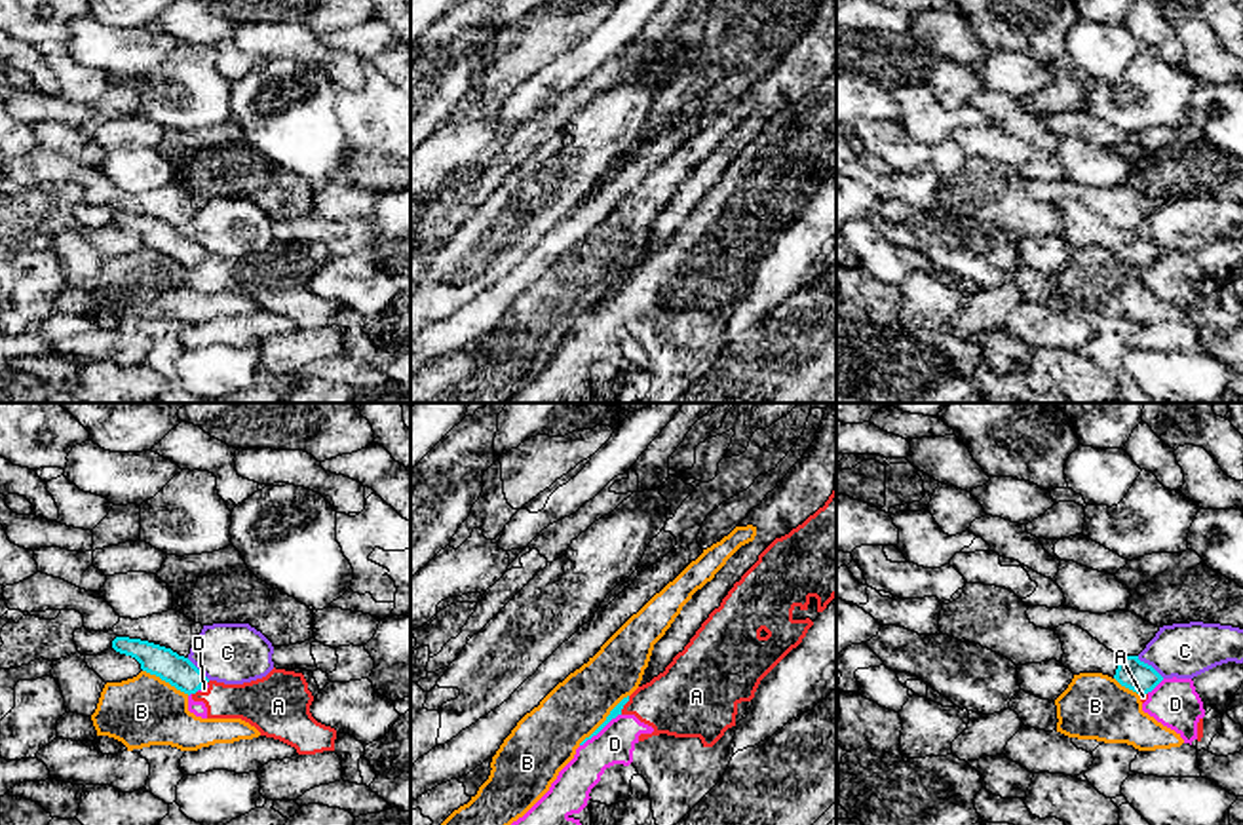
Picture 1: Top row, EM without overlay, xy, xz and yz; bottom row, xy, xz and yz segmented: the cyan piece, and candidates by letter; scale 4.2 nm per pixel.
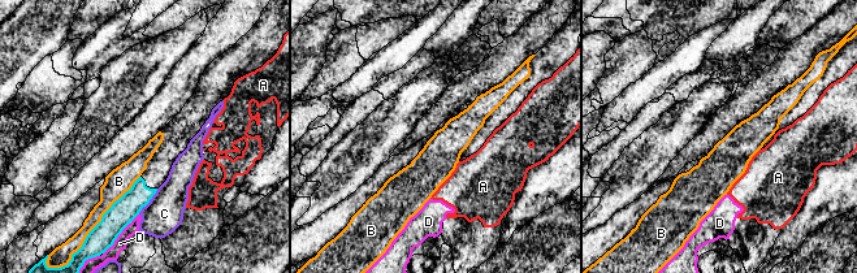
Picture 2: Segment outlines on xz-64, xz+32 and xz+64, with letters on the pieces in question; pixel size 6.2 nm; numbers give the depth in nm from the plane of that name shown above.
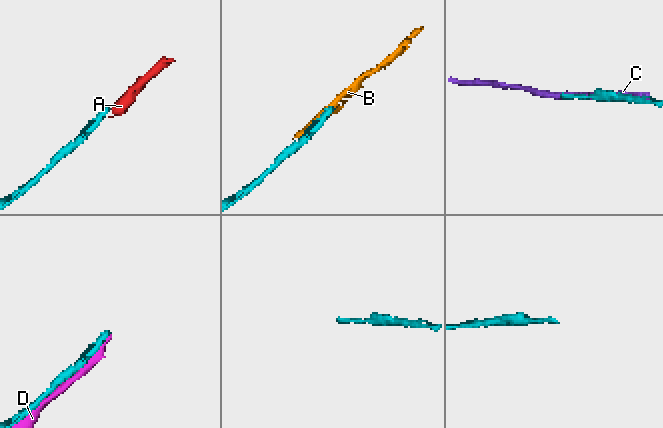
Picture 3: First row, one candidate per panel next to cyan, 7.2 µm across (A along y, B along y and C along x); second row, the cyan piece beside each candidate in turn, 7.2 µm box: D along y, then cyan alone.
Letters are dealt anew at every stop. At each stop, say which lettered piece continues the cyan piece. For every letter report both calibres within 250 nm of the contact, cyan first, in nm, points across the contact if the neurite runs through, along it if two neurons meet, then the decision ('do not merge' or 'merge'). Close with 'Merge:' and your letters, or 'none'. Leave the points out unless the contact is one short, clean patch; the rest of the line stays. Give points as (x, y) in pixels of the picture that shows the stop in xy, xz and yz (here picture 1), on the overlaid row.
A: 40 nm thick on the cyan side, 300 nm on the other; border along xz (630, 696), (620, 713); do not merge
B: 40 nm thick on the cyan side, 260 nm on the other; do not merge
C: 130 nm thick on the cyan side, 240 nm on the other; do not merge
D: 40 nm thick on the cyan side, 170 nm on the other; do not merge
Merge: none

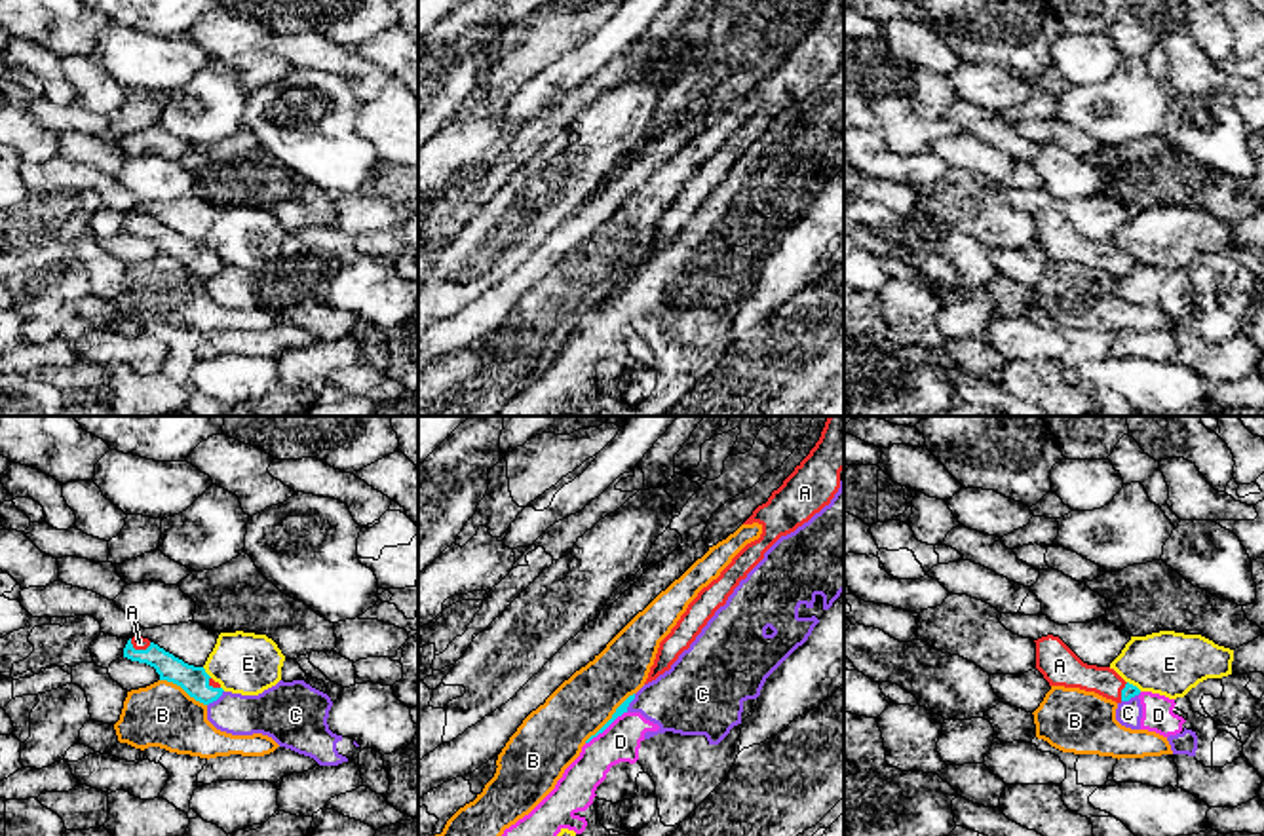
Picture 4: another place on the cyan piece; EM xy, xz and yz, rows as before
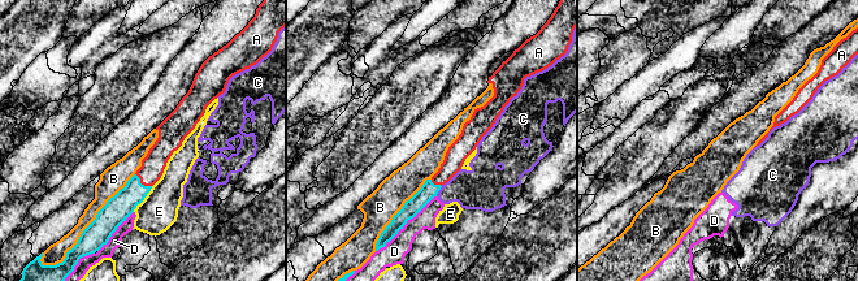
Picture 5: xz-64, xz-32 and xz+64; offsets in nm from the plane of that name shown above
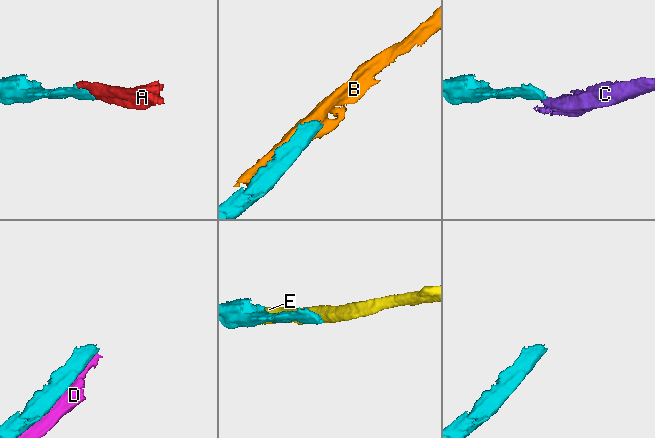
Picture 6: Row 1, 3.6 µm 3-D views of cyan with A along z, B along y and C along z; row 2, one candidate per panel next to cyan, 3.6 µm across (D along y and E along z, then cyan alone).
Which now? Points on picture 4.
A: 60 nm thick on the cyan side, 140 nm on the other; runs through yz (1129, 690), (1122, 692), (1105, 681), (1069, 671); merge
B: 40 nm thick on the cyan side, 260 nm on the other; do not merge
C: 120 nm thick on the cyan side, 200 nm on the other; border along xy (223, 690), (208, 705); do not merge
D: 40 nm thick on the cyan side, 170 nm on the other; do not merge
E: 60 nm thick on the cyan side, 280 nm on the other; do not merge
Merge: A

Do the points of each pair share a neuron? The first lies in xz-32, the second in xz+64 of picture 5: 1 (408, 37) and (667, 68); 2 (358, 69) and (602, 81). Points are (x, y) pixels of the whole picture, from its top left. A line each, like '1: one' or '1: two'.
1: one
2: two

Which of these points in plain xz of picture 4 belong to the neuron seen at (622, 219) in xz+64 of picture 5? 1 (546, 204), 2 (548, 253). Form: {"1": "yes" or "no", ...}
{"1": "no", "2": "yes"}

